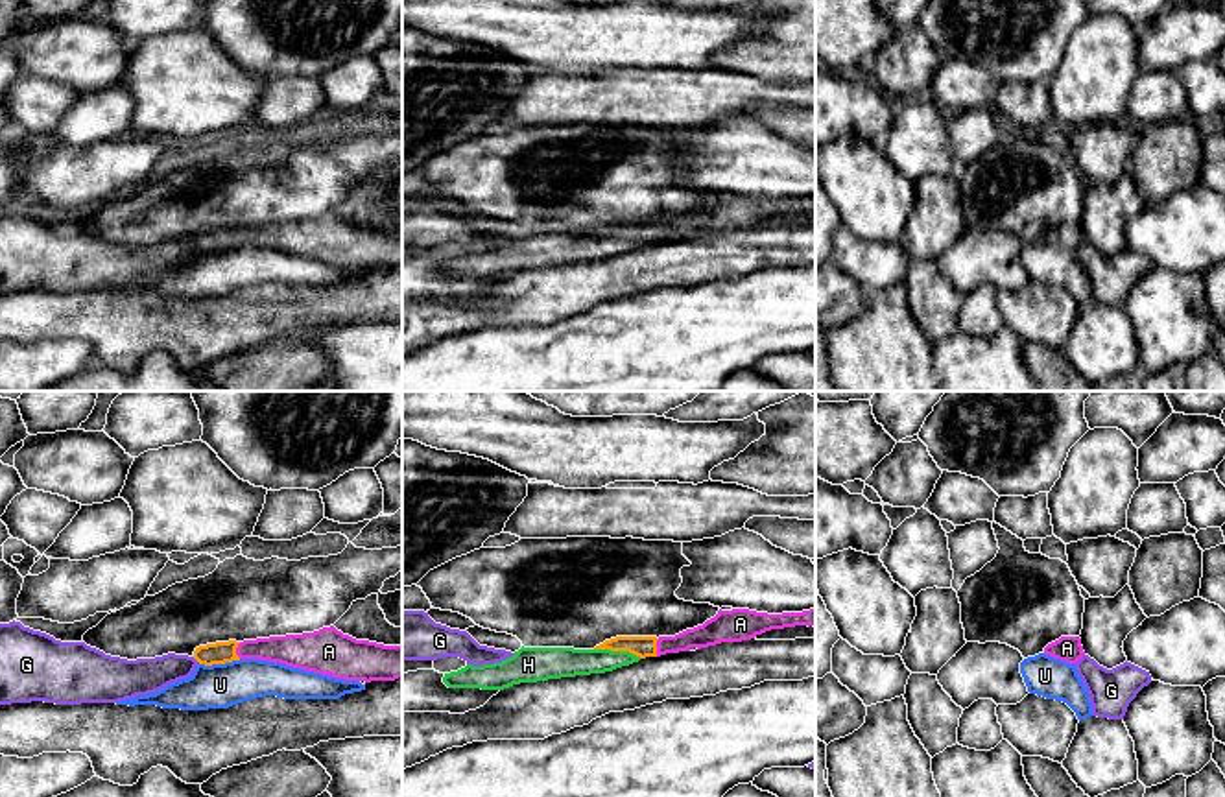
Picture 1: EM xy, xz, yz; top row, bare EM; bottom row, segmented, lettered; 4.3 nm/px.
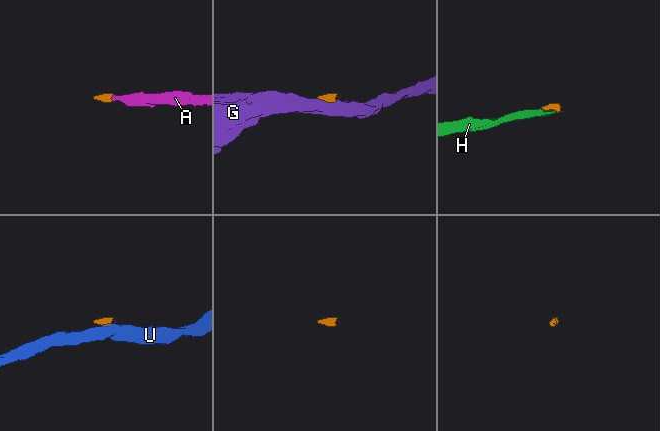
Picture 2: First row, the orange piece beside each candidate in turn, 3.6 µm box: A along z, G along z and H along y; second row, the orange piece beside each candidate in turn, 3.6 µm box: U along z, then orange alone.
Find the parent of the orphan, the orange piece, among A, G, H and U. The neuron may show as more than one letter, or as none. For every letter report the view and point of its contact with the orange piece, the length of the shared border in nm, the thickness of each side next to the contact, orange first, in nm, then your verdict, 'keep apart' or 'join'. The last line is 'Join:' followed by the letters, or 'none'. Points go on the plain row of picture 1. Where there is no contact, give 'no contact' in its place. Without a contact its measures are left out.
A: xz (655, 235) | 80 nm | 100/110 nm | join
G: xy (196, 246) | 40 nm | 100/160 nm | keep apart
H: xz (618, 237) | 220 nm | 100/130 nm | join
U: xy (218, 249) | 190 nm | 100/190 nm | keep apart
Join: A, H

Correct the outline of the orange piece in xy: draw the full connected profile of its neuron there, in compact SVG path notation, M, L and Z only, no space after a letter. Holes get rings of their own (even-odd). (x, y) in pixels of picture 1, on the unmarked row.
M334 212L303 221L207 231L196 234L194 245L205 253L258 245L343 268L402 264L402 232L356 227Z

